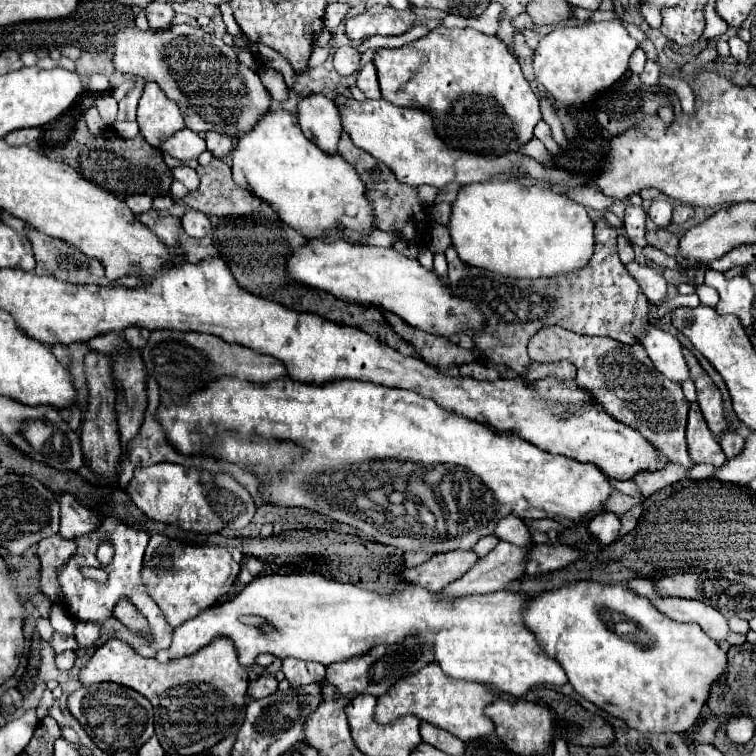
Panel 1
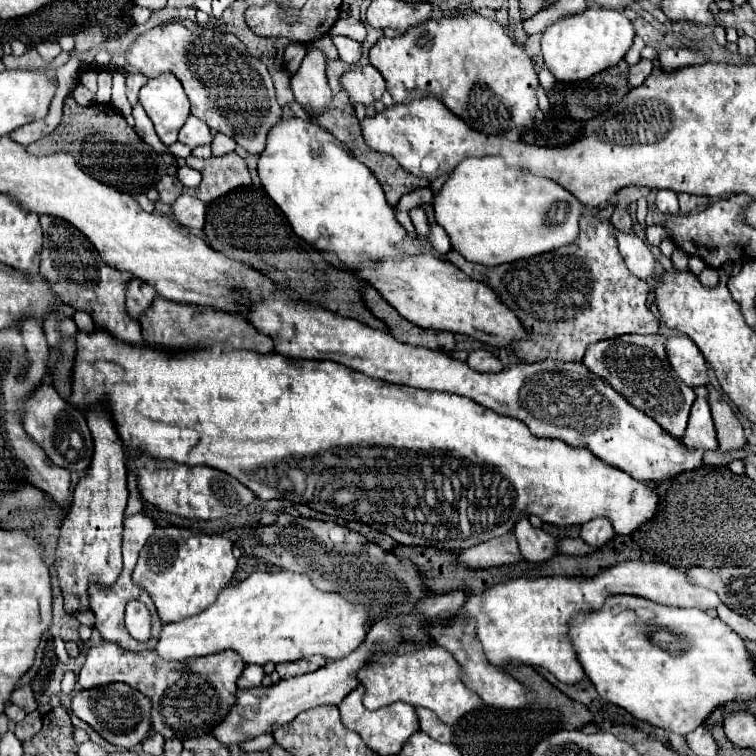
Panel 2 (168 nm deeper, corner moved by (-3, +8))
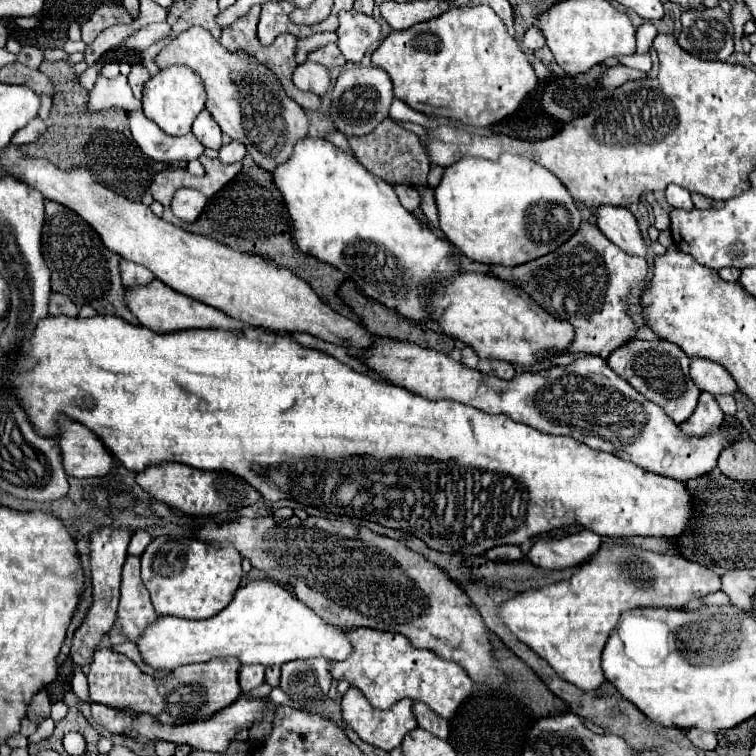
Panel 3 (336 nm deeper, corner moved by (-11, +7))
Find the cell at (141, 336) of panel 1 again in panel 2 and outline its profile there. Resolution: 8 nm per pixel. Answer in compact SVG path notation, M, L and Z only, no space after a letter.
M133 277L129 281L129 289L127 289L127 313L129 313L129 317L139 321L143 317L143 313L151 307L155 295L157 293L151 285L147 285L141 279Z

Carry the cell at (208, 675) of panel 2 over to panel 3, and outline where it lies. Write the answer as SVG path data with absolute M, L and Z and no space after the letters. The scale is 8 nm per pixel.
M99 648L95 652L87 680L91 702L111 706L115 710L131 710L133 714L149 712L163 724L189 724L209 718L211 714L233 704L241 696L239 666L241 664L235 658L215 658L201 664L179 666L173 672L155 678L143 674L141 668L133 664L127 656L111 648Z

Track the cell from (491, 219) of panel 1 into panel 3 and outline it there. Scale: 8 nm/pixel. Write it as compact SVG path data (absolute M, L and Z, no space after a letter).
M503 154L495 162L461 158L445 168L435 188L435 204L445 238L481 264L519 266L541 258L567 242L581 222L579 208L559 178L517 154Z

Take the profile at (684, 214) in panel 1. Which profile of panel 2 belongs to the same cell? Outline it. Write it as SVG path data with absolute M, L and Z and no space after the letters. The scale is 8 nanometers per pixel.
M679 193L681 213L691 213L691 211L699 209L701 205L705 205L703 199L705 199L705 197L695 197L695 195L687 195L687 193Z

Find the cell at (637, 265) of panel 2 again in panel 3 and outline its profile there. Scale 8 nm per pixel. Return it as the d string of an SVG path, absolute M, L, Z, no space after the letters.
M597 206L595 218L597 218L601 232L613 244L617 244L621 250L625 250L633 256L645 258L645 254L647 254L645 240L639 232L635 216L627 208L623 208L623 206Z

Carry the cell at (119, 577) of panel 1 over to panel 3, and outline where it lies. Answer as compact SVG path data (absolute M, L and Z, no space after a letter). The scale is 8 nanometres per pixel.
M129 556L123 566L121 578L121 602L117 612L117 622L131 642L137 642L141 632L157 620L147 588L139 578L139 558Z

